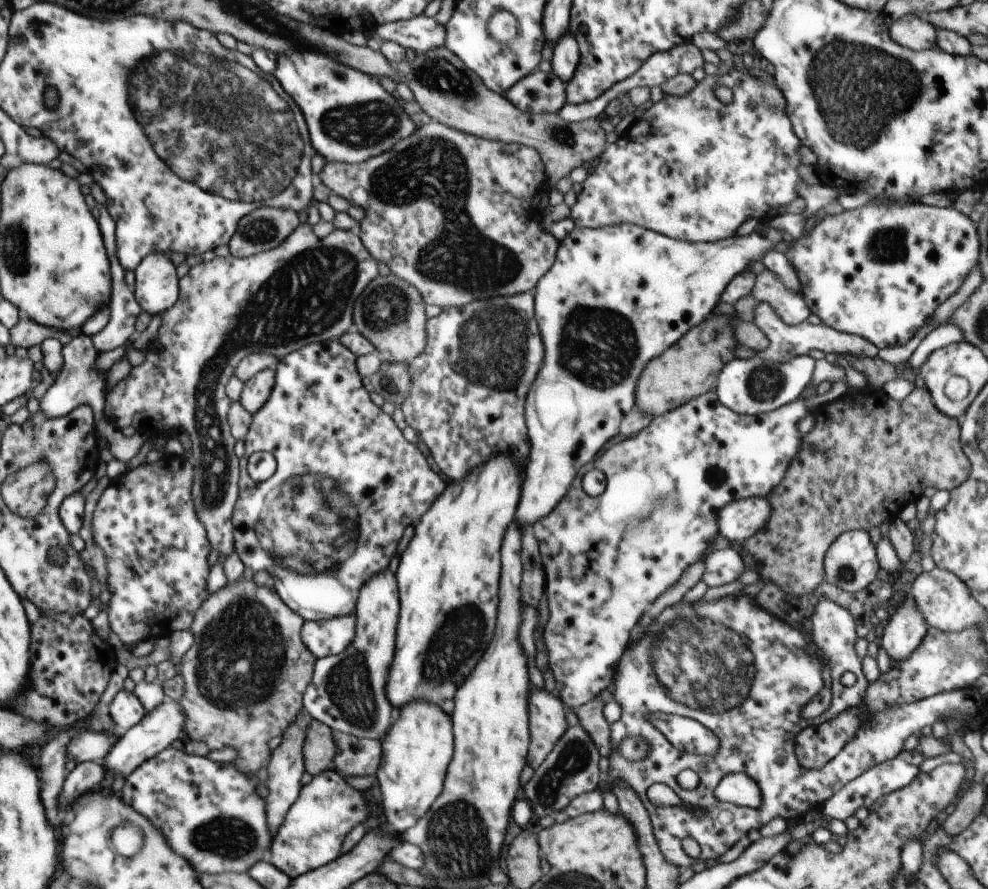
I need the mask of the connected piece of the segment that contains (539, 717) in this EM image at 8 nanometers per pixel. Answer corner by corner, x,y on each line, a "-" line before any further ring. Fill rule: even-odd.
532,685
528,696
528,716
530,734
530,752
528,752
528,764
536,771
552,752
558,740
568,729
565,716
566,708
556,693
550,694
542,688
534,688

